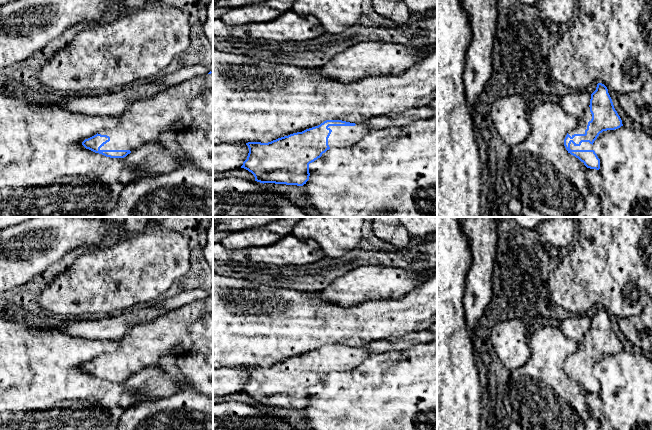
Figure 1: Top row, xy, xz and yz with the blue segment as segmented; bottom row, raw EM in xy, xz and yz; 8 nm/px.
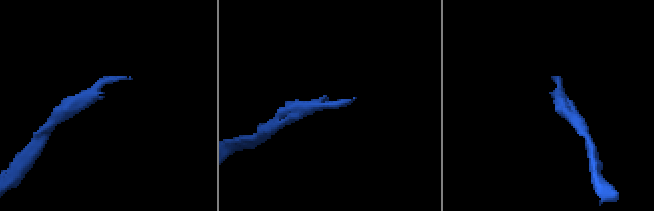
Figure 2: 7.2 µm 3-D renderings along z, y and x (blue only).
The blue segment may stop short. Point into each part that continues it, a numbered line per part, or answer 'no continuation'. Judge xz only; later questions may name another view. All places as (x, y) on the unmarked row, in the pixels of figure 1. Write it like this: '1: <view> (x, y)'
1: xz (341, 360)

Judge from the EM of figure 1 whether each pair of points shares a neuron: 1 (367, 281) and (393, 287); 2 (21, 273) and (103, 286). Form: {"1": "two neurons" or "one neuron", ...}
{"1": "one neuron", "2": "two neurons"}

